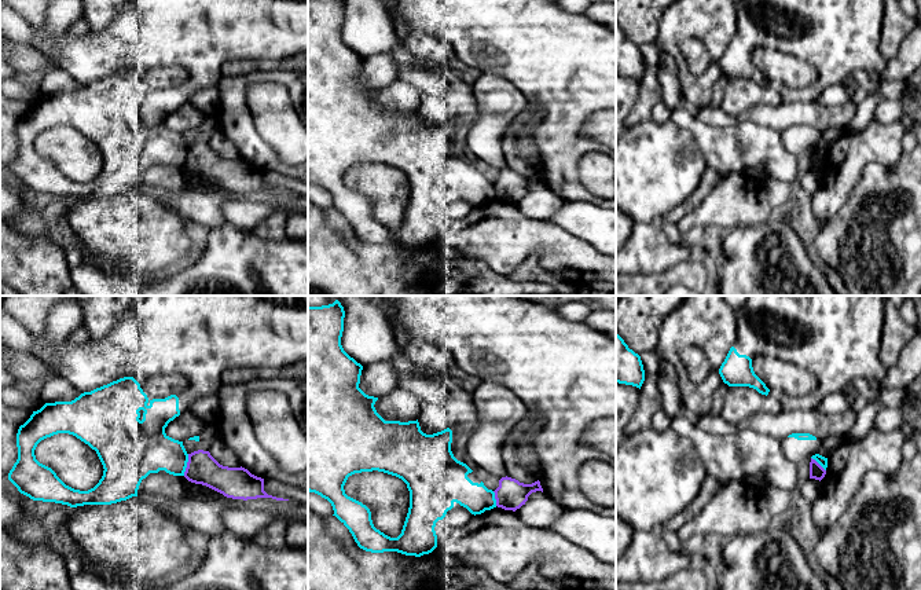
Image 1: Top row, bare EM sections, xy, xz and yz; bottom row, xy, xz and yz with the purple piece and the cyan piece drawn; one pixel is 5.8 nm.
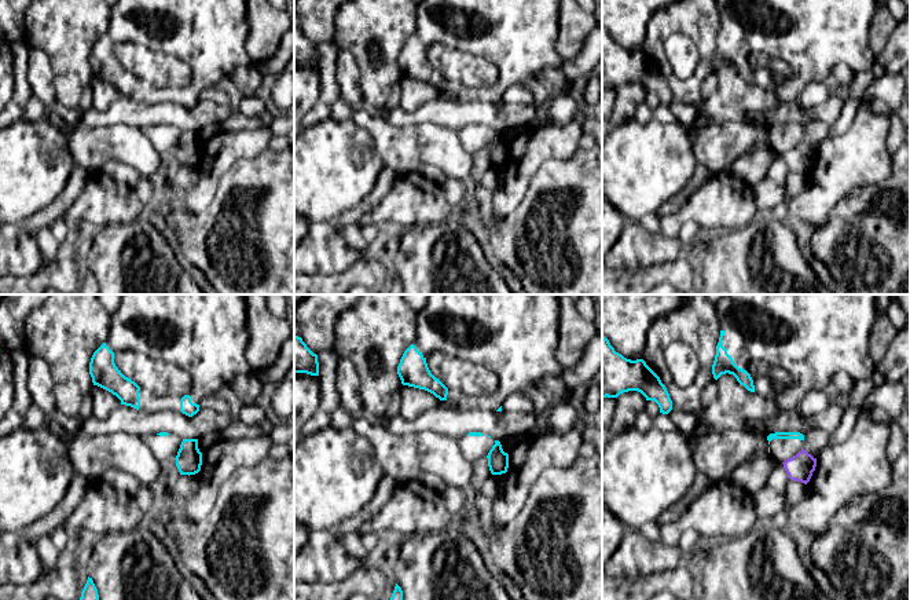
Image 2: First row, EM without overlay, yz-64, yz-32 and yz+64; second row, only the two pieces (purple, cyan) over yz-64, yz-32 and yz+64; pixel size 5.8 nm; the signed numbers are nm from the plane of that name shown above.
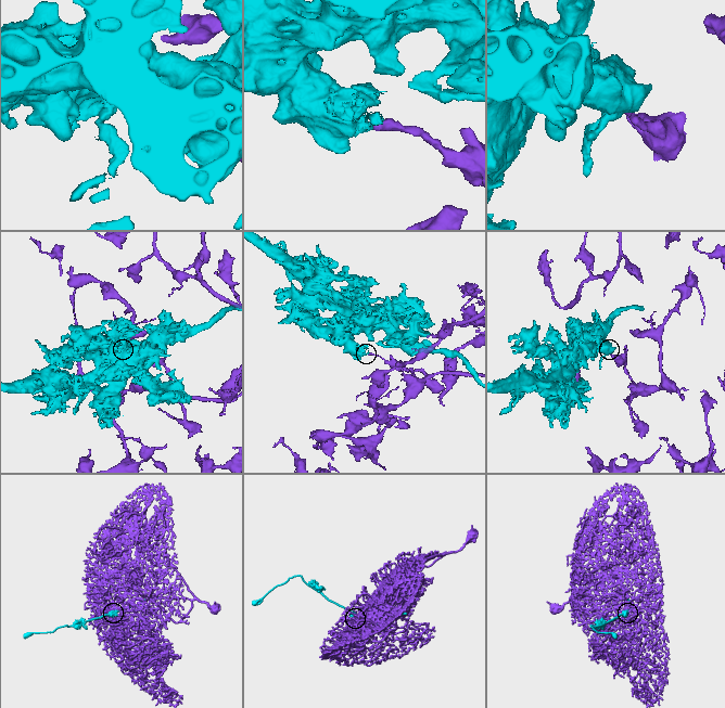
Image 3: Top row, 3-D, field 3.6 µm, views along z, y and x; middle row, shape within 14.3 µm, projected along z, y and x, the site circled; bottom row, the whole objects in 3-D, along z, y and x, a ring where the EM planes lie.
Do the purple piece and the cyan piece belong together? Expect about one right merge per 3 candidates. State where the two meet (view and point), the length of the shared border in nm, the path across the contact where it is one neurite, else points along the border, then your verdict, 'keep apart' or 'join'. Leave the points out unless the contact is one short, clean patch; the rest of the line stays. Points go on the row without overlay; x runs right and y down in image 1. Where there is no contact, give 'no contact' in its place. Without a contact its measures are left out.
meets purple in xy at (187, 157); contact 130 nm long; border along xy (189, 146), (183, 167); keep apart

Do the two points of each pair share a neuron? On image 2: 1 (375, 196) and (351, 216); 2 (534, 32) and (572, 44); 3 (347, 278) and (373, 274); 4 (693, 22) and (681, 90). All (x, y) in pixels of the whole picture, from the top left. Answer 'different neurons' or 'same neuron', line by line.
1: same neuron
2: different neurons
3: same neuron
4: same neuron

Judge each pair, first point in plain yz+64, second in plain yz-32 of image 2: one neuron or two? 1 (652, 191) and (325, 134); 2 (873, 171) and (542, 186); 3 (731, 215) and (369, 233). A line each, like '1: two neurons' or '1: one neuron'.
1: one neuron
2: two neurons
3: two neurons

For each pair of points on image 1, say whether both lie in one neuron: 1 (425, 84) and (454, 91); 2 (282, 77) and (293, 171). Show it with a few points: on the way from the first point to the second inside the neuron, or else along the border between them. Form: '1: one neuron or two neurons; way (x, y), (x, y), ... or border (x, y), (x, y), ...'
1: one neuron; way (432, 84), (447, 85)
2: one neuron; way (248, 80), (238, 90), (238, 127), (259, 149)

